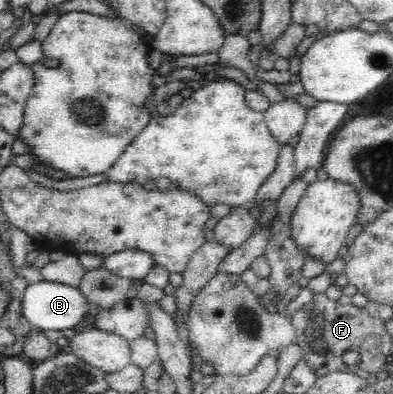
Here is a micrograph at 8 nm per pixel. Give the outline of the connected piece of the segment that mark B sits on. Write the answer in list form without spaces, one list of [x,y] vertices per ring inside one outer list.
[[[41,280],[38,283],[31,283],[22,294],[22,310],[24,317],[32,327],[37,327],[46,331],[62,331],[63,329],[73,329],[90,309],[88,298],[80,292],[79,287],[72,285],[62,285],[50,281]]]

